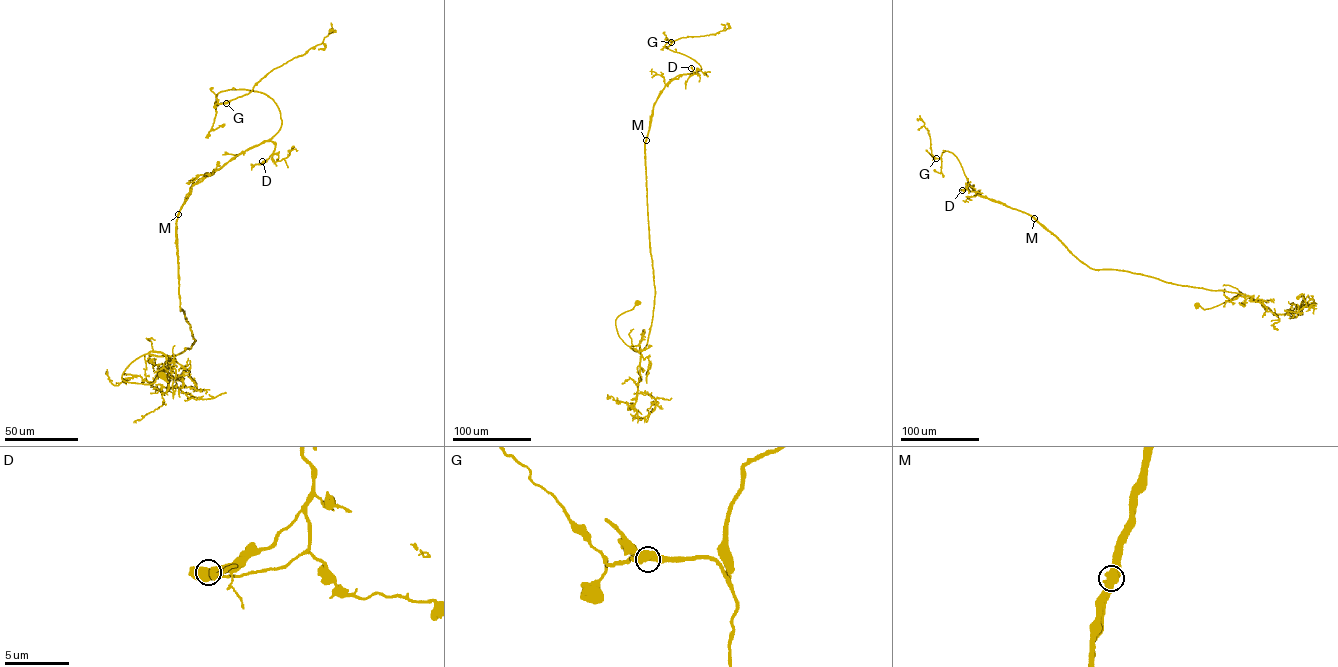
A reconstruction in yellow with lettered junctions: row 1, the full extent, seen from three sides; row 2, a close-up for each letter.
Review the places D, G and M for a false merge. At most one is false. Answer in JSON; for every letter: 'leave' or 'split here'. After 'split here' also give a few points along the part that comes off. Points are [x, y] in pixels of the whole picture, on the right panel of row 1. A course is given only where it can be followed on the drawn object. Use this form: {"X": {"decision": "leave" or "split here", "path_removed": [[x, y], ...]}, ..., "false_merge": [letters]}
{"D": {"decision": "leave"}, "G": {"decision": "leave"}, "M": {"decision": "split here", "path_removed": [[1034, 218], [978, 194], [968, 178], [968, 185], [962, 190], [968, 186], [965, 184]]}, "false_merge": ["M"]}

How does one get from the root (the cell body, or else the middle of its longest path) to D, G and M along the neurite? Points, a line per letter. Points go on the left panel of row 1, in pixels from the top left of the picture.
D: (163, 374), (121, 378), (142, 355), (195, 341), (180, 309), (180, 208), (205, 174), (272, 141), (262, 161)
G: (163, 374), (121, 378), (195, 341), (180, 208), (281, 124), (262, 93), (220, 91), (226, 103)
M: (163, 374), (150, 384), (121, 378), (125, 369), (142, 355), (177, 355), (195, 341), (180, 309), (178, 214)

